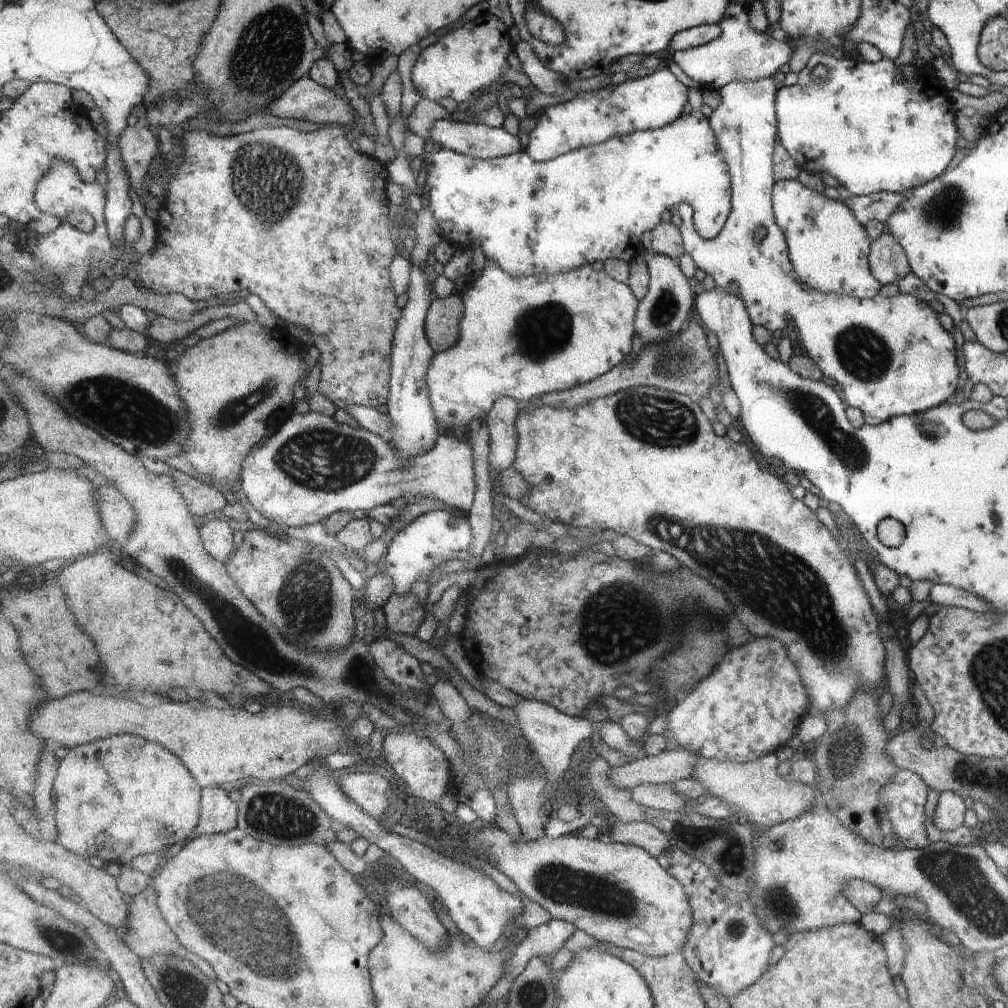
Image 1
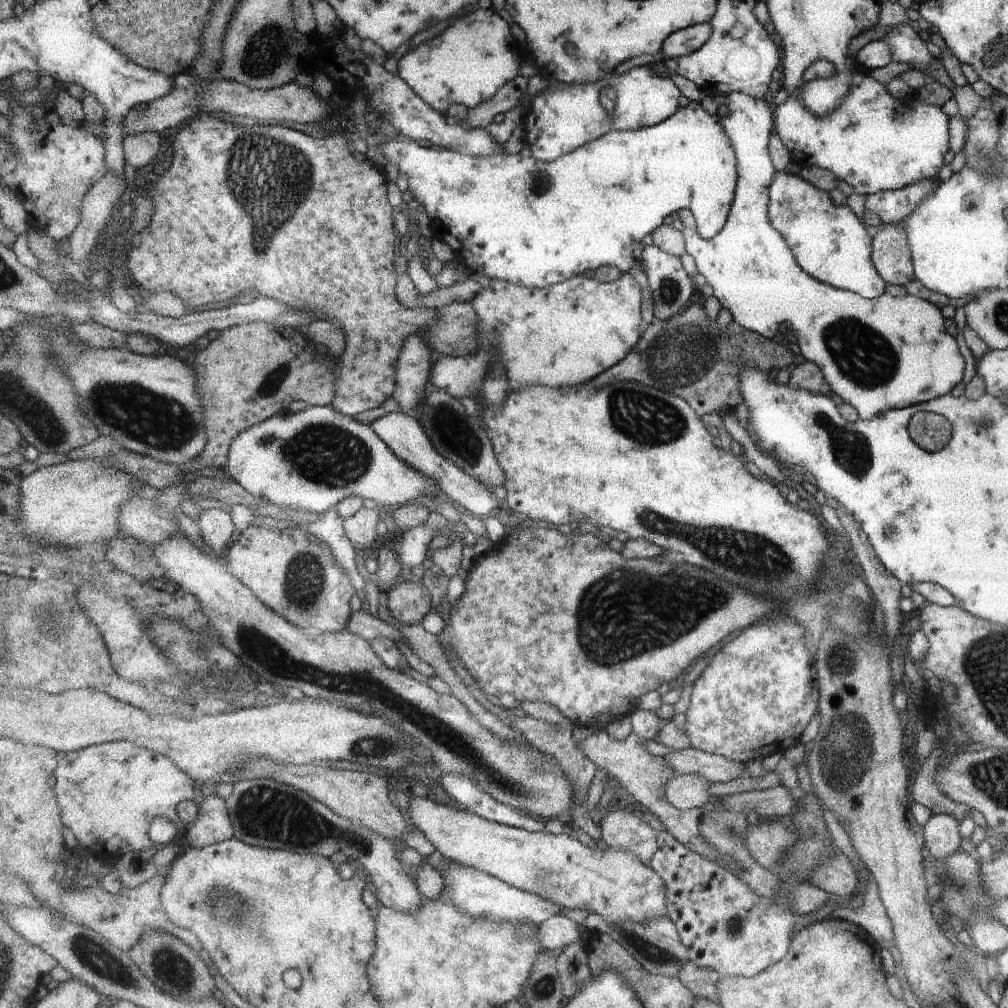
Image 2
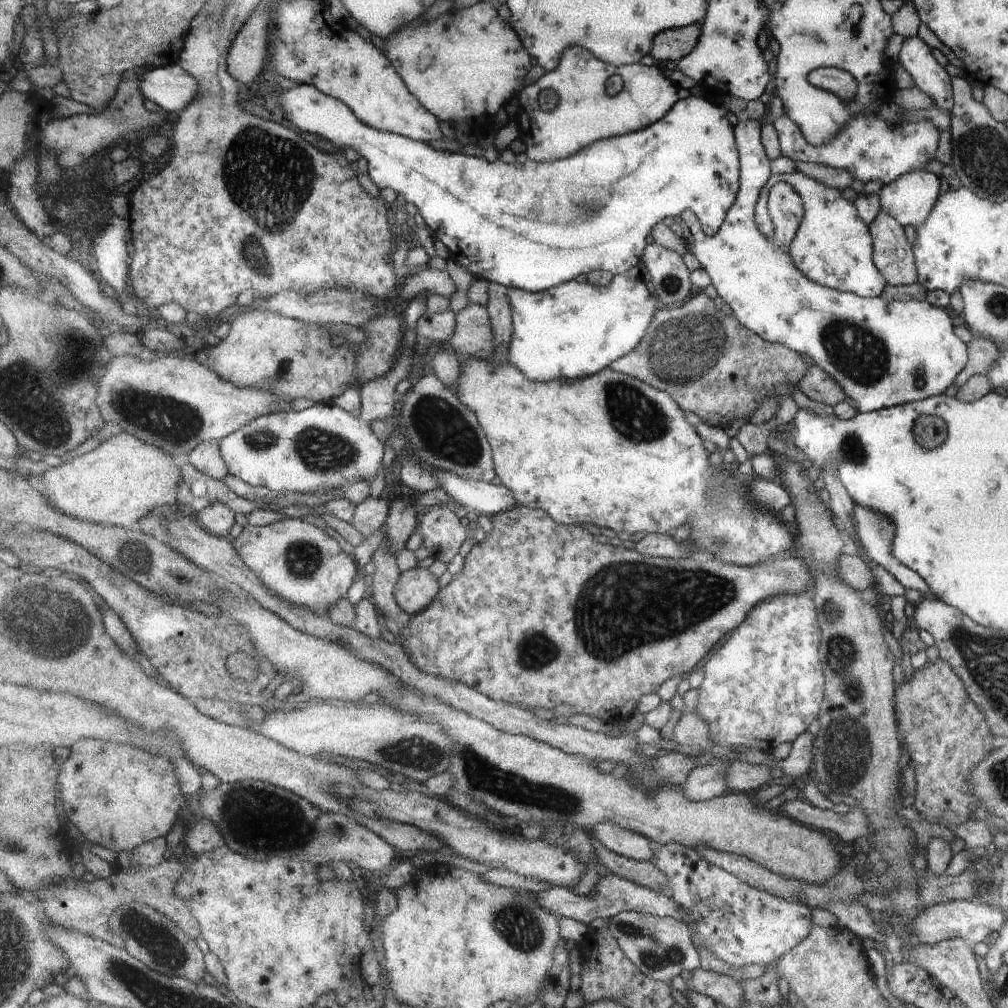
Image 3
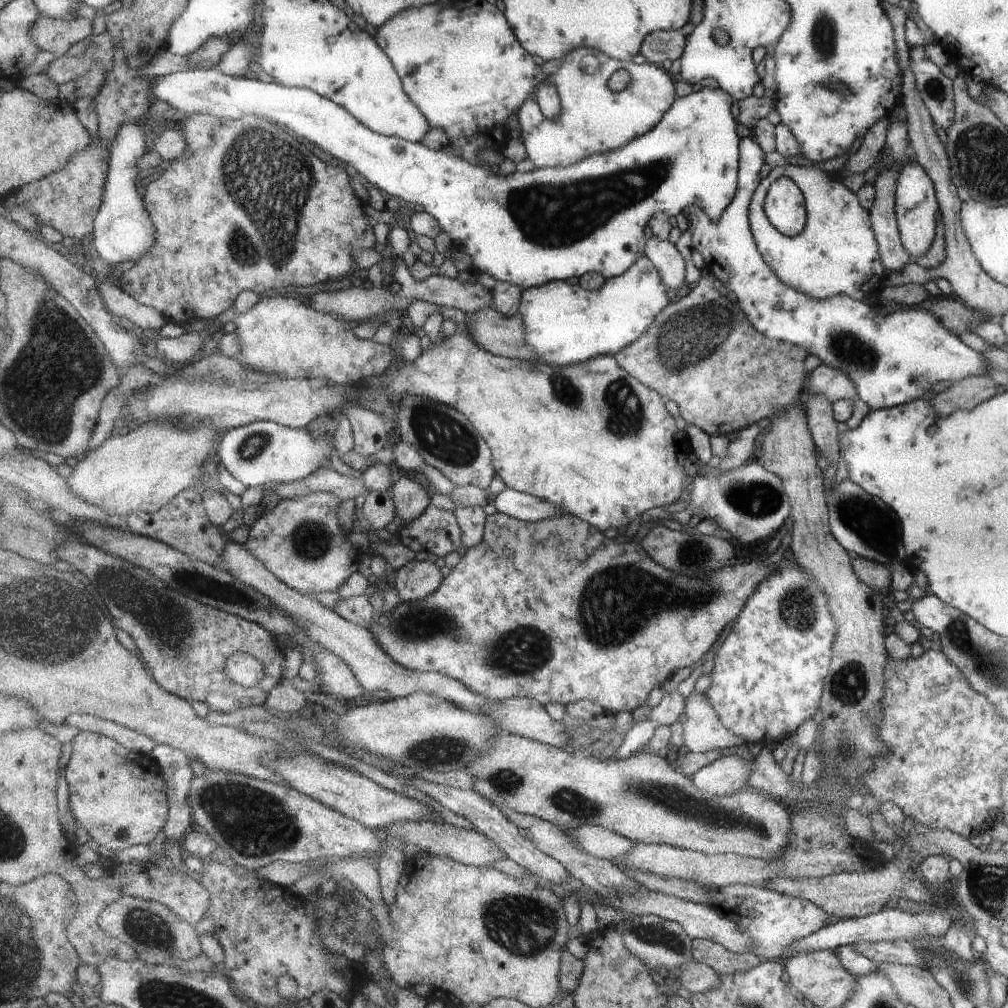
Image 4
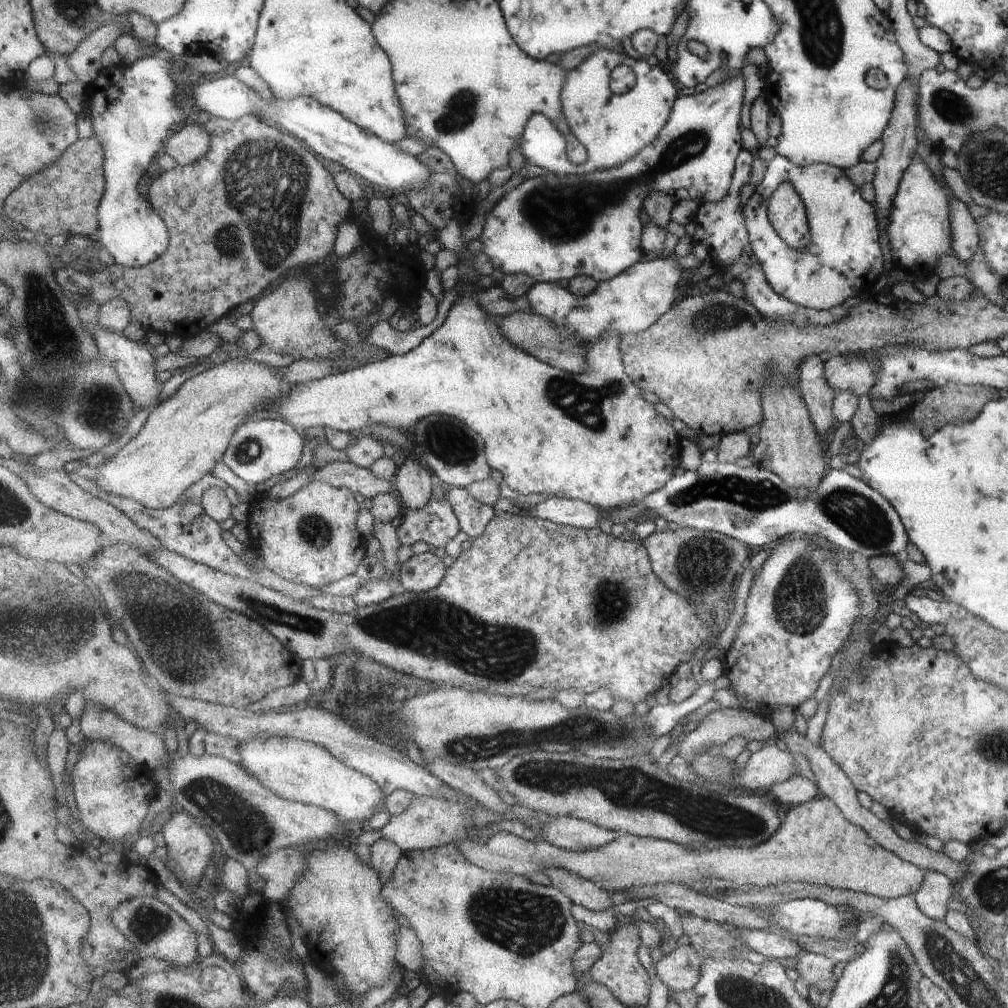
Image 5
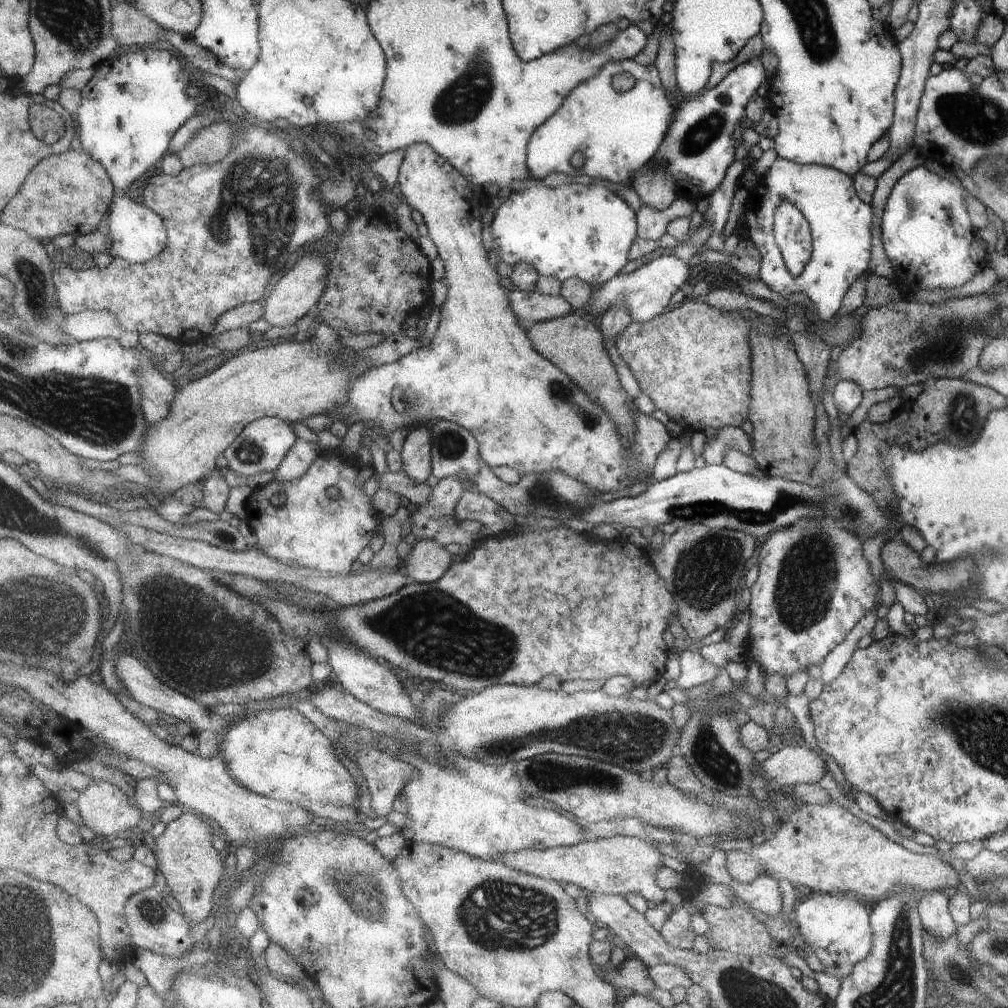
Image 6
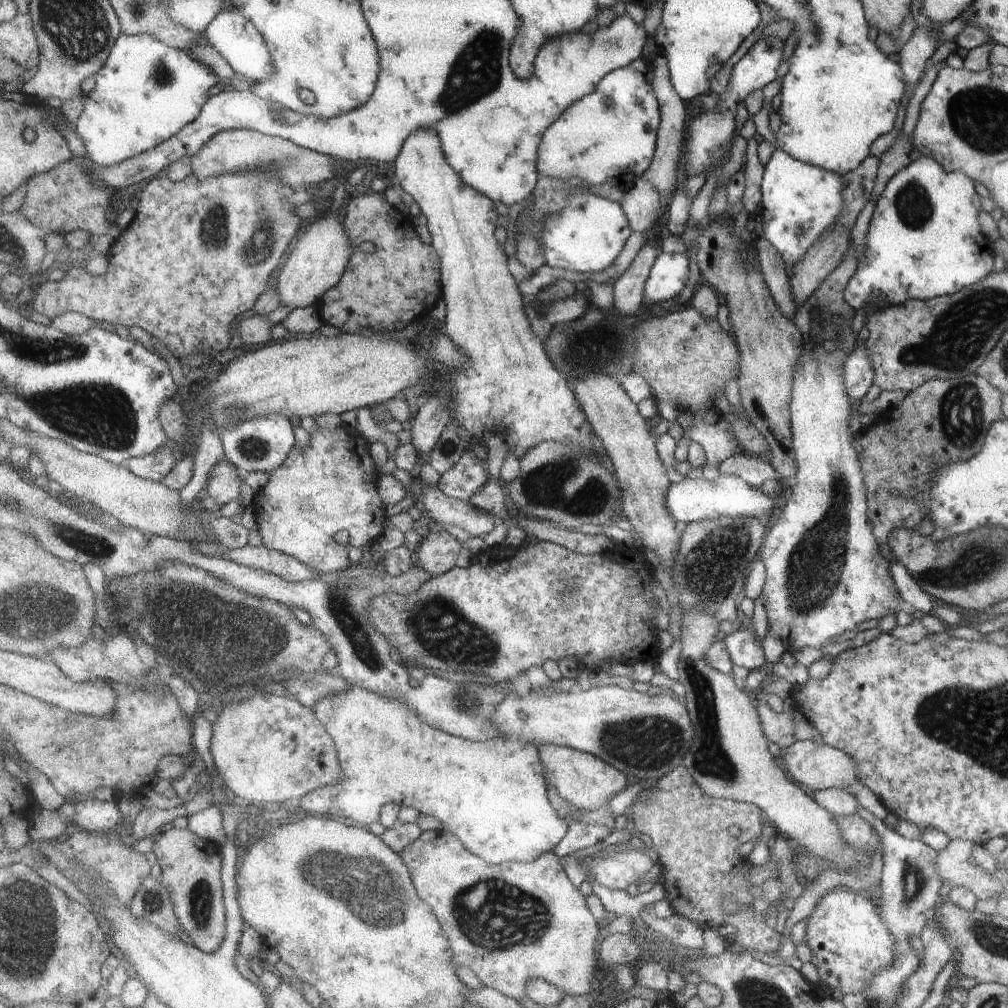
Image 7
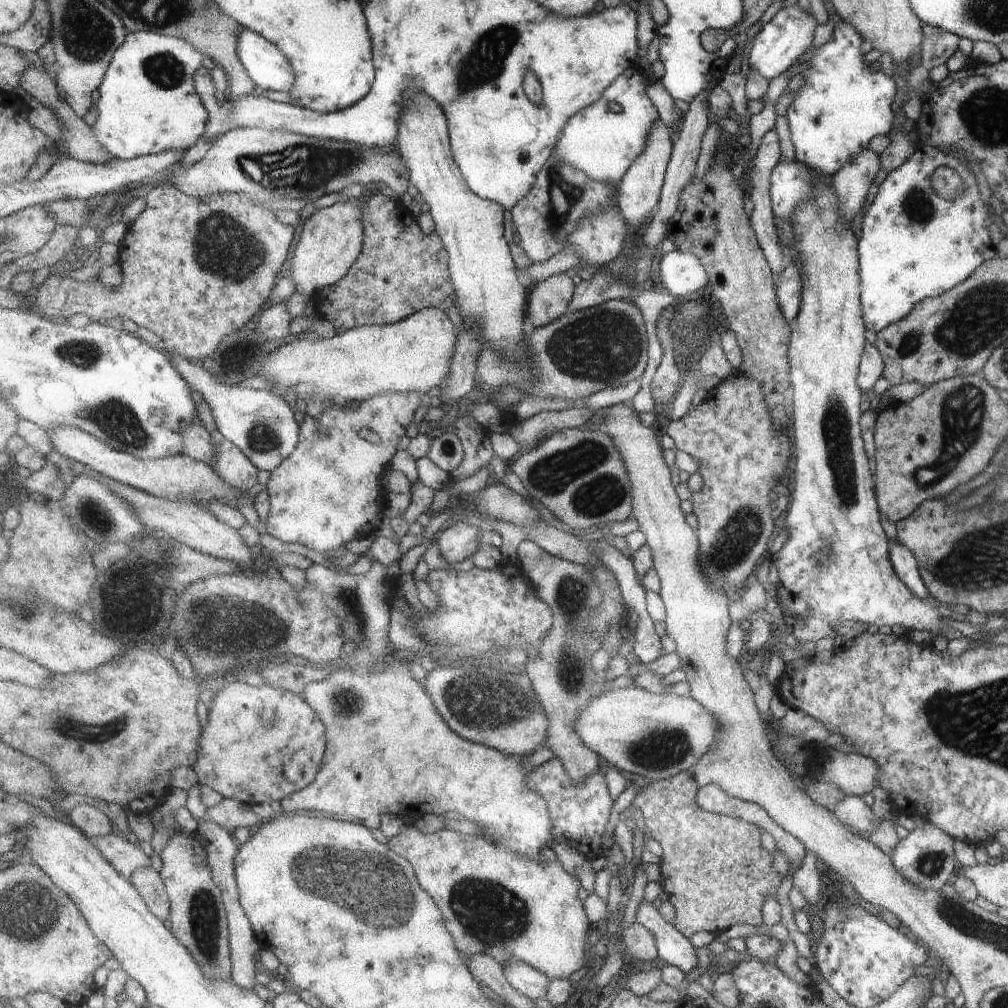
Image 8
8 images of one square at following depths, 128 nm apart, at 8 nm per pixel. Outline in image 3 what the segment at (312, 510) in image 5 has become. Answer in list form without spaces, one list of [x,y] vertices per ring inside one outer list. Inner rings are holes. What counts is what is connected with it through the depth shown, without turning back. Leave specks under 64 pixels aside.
[[[282,516],[279,521],[263,527],[247,525],[236,539],[233,537],[228,539],[243,558],[243,562],[263,580],[263,584],[273,594],[277,594],[285,602],[309,608],[315,614],[328,614],[329,608],[335,606],[337,600],[347,598],[358,573],[356,562],[343,551],[333,537],[300,518]]]

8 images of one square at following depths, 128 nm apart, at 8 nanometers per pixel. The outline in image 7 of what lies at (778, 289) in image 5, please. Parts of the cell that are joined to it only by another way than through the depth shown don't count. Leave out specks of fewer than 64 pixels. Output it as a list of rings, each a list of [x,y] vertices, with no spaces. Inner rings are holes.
[[[777,146],[774,147],[769,162],[763,167],[760,180],[761,202],[757,207],[761,216],[761,234],[781,256],[787,277],[791,276],[791,268],[803,258],[813,242],[819,242],[821,234],[833,226],[836,226],[837,232],[849,232],[851,227],[845,227],[839,222],[845,208],[841,192],[843,178],[840,174],[795,160]],[[797,228],[801,228],[803,234],[799,234]]]

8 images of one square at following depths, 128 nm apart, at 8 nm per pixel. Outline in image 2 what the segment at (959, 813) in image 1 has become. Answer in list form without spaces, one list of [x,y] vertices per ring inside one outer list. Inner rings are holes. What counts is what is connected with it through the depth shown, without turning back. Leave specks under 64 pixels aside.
[[[932,814],[923,827],[925,848],[935,860],[958,851],[958,821],[947,814]]]

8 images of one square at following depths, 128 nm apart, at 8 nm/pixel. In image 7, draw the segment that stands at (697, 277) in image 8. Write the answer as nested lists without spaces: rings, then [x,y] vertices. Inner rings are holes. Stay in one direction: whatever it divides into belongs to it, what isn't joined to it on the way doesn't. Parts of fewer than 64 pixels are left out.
[[[660,253],[645,284],[645,306],[677,298],[689,282],[689,260],[686,253]]]

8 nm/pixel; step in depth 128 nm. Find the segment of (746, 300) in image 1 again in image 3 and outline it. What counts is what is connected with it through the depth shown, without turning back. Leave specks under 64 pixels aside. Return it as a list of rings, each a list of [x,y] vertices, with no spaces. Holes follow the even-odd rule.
[[[738,122],[733,128],[733,136],[735,136],[735,144],[737,144],[737,150],[740,153],[740,192],[737,193],[737,198],[733,201],[733,204],[727,210],[724,222],[721,224],[720,228],[713,236],[705,236],[704,232],[700,230],[700,224],[697,220],[697,214],[693,210],[685,210],[683,214],[680,214],[682,219],[681,226],[683,228],[683,237],[687,241],[689,250],[691,253],[697,256],[697,262],[699,262],[700,268],[705,270],[705,274],[709,276],[710,284],[715,288],[716,295],[731,308],[733,318],[737,319],[737,322],[741,323],[741,326],[748,327],[749,330],[753,331],[753,334],[760,335],[760,337],[767,341],[768,343],[779,343],[800,355],[807,356],[811,362],[817,367],[819,367],[827,376],[839,386],[839,389],[849,400],[853,400],[855,404],[856,411],[858,413],[875,412],[879,409],[885,409],[899,404],[904,405],[911,402],[917,402],[923,400],[927,397],[935,395],[943,395],[945,388],[949,388],[955,380],[955,376],[963,370],[966,361],[966,344],[961,342],[959,338],[953,334],[953,326],[951,325],[951,315],[952,313],[948,310],[937,308],[936,306],[931,306],[928,302],[924,300],[909,300],[909,302],[887,302],[881,297],[860,297],[856,294],[851,294],[850,292],[843,292],[838,290],[829,290],[824,286],[817,286],[815,282],[807,280],[789,260],[787,256],[787,244],[791,242],[799,223],[801,222],[801,214],[803,214],[801,198],[793,187],[786,182],[777,182],[771,186],[767,196],[767,212],[769,213],[769,218],[773,223],[773,236],[771,238],[765,238],[761,231],[756,227],[755,221],[755,206],[759,198],[760,190],[763,184],[767,182],[769,178],[769,159],[761,146],[761,135],[760,128],[762,123],[753,122]]]

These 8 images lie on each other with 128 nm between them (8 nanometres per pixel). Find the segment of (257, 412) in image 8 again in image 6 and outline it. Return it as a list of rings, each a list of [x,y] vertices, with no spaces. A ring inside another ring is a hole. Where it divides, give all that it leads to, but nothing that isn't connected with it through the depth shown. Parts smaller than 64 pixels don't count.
[[[265,417],[256,420],[245,427],[241,436],[233,441],[233,444],[223,452],[228,461],[228,467],[243,478],[251,478],[263,472],[274,472],[283,462],[283,458],[289,454],[289,450],[295,446],[297,436],[293,432],[292,425],[279,417]]]

